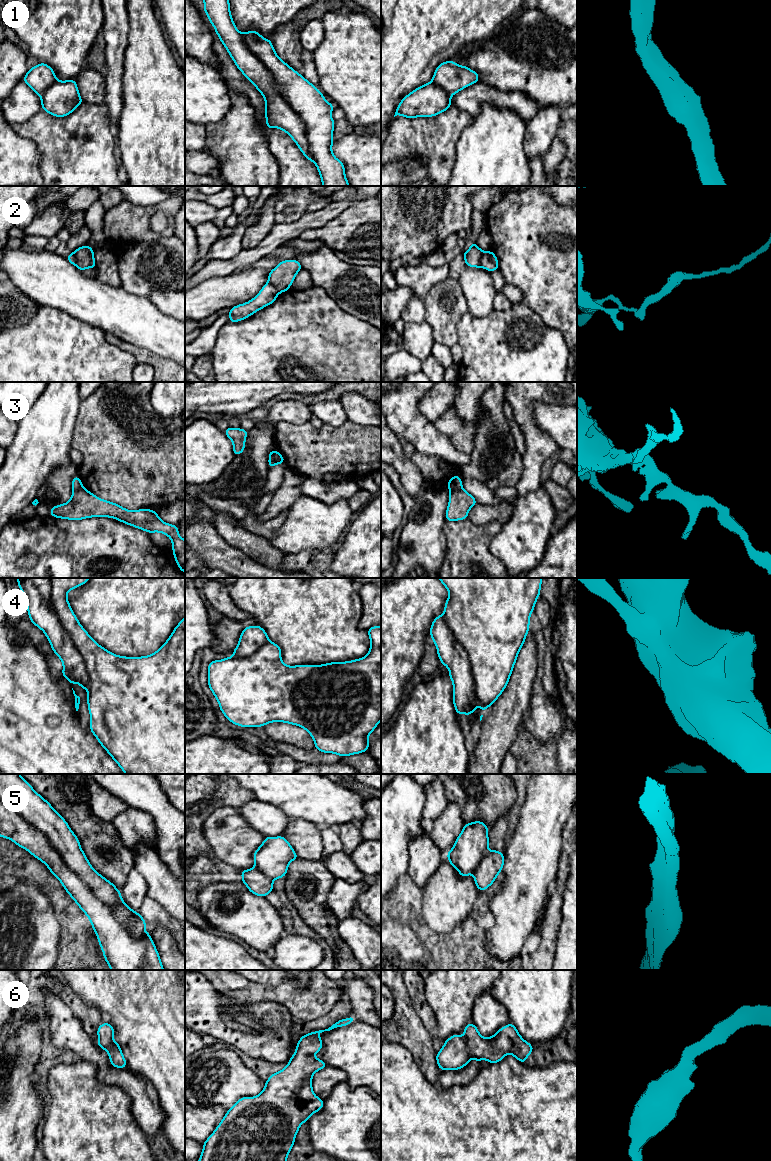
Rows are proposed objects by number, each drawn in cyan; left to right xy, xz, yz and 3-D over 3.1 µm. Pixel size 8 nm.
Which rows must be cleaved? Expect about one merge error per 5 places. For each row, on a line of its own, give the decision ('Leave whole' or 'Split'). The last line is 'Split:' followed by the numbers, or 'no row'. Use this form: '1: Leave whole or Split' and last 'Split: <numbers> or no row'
1: Leave whole
2: Split
3: Split
4: Split
5: Leave whole
6: Leave whole
Split: 2, 3, 4

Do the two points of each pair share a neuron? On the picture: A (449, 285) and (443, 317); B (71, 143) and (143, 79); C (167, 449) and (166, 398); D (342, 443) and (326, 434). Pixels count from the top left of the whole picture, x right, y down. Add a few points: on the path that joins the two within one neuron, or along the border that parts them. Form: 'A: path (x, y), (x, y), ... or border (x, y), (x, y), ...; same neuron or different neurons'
A: path (448, 293), (445, 298), (444, 309); same neuron
B: border (103, 103), (107, 110), (107, 121), (110, 127); different neurons
C: border (150, 400), (153, 409), (160, 416), (174, 418); different neurons
D: path (338, 443), (335, 443), (330, 438); same neuron

